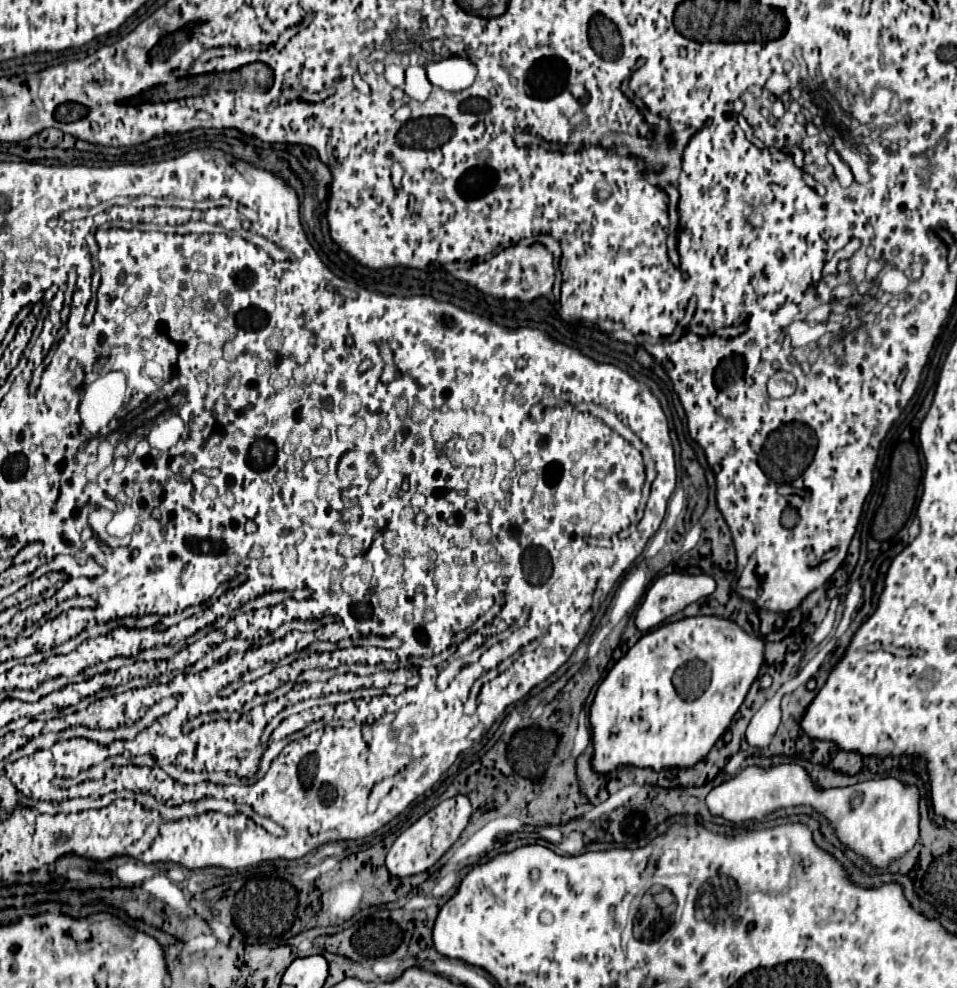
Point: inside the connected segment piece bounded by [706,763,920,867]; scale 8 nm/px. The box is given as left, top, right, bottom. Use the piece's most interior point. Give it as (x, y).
(878, 818)

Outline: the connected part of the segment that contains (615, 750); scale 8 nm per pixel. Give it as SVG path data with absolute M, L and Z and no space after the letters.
M696 615L648 631L610 669L592 701L590 723L594 731L594 769L598 773L608 773L620 765L634 765L660 771L696 765L708 755L730 725L750 685L756 681L762 663L764 639L740 631L740 625L724 617Z

